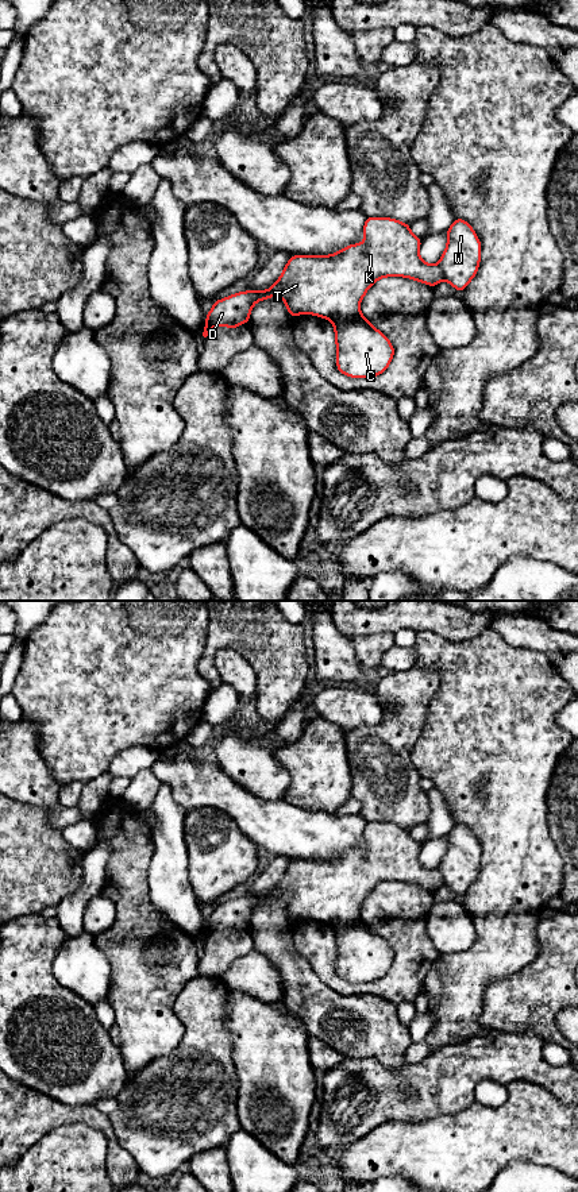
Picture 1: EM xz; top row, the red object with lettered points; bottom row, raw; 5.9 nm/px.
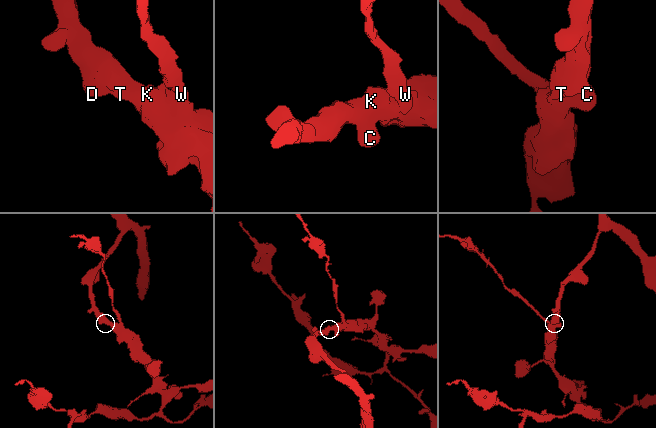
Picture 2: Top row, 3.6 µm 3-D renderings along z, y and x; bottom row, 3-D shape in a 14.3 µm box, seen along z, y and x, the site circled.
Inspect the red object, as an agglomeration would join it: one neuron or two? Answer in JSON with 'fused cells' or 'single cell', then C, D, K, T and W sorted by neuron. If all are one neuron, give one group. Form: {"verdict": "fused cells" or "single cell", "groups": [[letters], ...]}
{"verdict": "fused cells", "groups": [["C", "D", "K", "T"], ["W"]]}

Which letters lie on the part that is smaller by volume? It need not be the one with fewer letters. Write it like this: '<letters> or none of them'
W

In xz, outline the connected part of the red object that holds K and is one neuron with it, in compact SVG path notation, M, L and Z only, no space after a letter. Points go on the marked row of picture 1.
M366 217L363 235L363 243L346 246L334 255L292 255L281 277L269 290L240 292L213 301L205 317L203 336L207 337L216 325L235 329L239 324L247 324L255 302L278 294L293 319L309 313L332 323L336 367L342 374L352 378L371 378L382 374L393 359L394 348L386 335L363 317L359 308L361 300L369 288L384 277L406 277L432 288L444 278L439 263L428 265L420 258L421 239L411 232L409 224L390 217Z

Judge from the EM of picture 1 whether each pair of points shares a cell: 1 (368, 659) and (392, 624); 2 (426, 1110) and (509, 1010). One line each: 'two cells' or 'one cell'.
1: two cells
2: two cells

